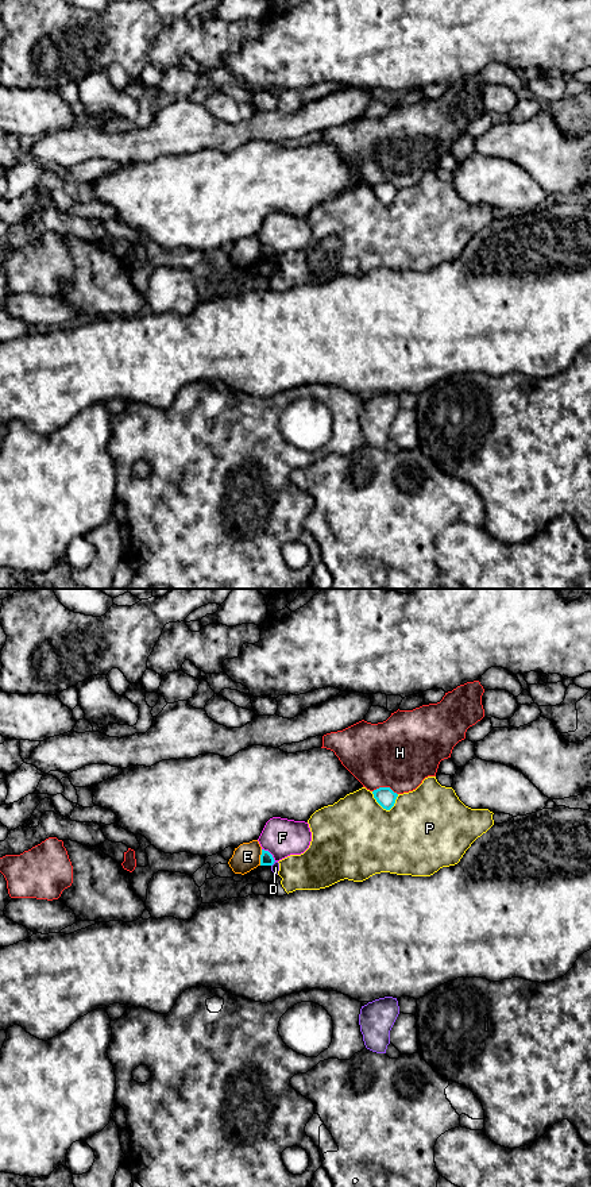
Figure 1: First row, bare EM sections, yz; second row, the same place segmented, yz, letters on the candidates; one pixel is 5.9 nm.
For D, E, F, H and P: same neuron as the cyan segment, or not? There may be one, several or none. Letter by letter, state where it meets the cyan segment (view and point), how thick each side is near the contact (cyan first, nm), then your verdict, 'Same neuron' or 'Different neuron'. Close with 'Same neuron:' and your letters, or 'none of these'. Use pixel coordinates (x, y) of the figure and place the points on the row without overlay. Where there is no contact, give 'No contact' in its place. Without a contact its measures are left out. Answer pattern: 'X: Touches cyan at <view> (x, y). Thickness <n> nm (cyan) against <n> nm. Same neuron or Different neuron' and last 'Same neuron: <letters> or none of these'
D: Touches cyan at yz (273, 258). Thickness 80 nm (cyan) against 50 nm. Different neuron
E: Touches cyan at yz (261, 253). Thickness 80 nm (cyan) against 160 nm. Different neuron
F: Touches cyan at yz (270, 249). Thickness 80 nm (cyan) against 220 nm. Different neuron
H: Touches cyan at yz (385, 182). Thickness 110 nm (cyan) against 420 nm. Different neuron
P: Touches cyan at yz (385, 203). Thickness 110 nm (cyan) against 480 nm. Different neuron
Same neuron: none of these

